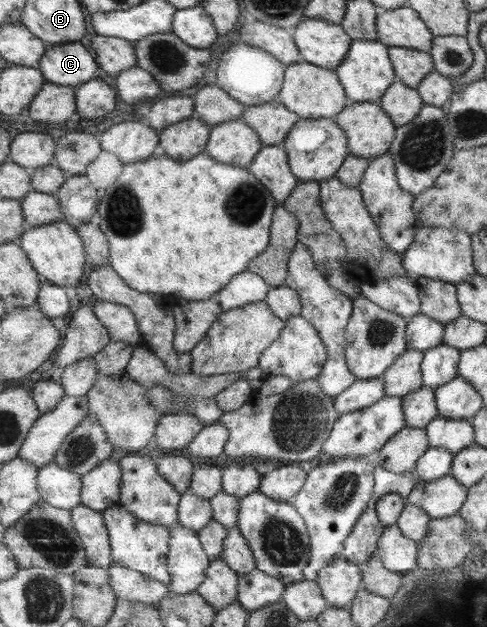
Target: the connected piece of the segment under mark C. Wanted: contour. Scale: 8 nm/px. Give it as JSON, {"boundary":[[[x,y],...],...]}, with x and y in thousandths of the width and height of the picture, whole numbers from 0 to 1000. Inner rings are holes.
{"boundary":[[[152,65],[148,70],[99,72],[80,110],[94,131],[158,140],[197,121],[201,100],[172,70]]]}

